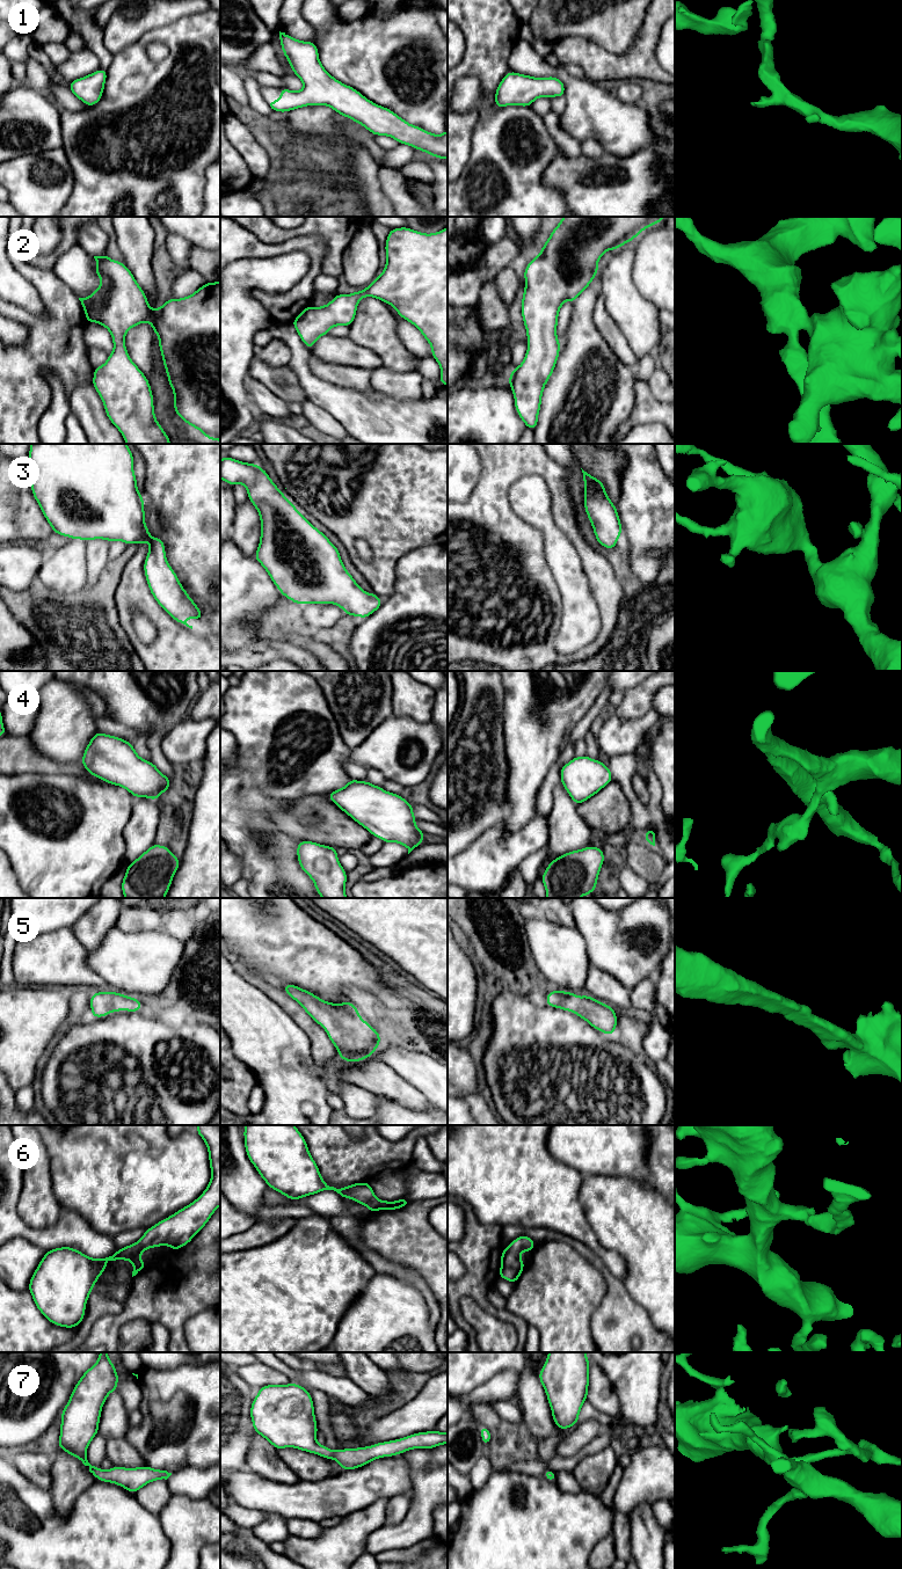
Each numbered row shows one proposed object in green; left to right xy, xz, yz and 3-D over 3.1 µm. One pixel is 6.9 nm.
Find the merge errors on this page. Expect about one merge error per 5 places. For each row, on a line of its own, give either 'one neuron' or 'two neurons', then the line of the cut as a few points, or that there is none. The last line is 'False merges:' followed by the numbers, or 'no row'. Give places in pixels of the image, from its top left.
1: one neuron; no cut
2: one neuron; no cut
3: one neuron; no cut
4: one neuron; no cut
5: one neuron; no cut
6: one neuron; no cut
7: one neuron; no cut
False merges: no row

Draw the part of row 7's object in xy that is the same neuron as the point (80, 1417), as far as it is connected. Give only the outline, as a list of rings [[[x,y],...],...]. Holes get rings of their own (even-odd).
[[[100,1352],[95,1365],[88,1369],[75,1385],[66,1407],[61,1410],[60,1437],[58,1447],[63,1448],[70,1455],[77,1457],[85,1466],[89,1467],[89,1472],[100,1481],[110,1482],[128,1489],[136,1494],[145,1484],[155,1480],[167,1480],[172,1473],[167,1471],[153,1469],[147,1466],[125,1468],[114,1466],[109,1471],[102,1471],[100,1467],[92,1466],[87,1458],[87,1447],[92,1439],[97,1435],[99,1422],[101,1417],[102,1406],[107,1396],[117,1391],[118,1374],[115,1365],[110,1362],[108,1352]]]

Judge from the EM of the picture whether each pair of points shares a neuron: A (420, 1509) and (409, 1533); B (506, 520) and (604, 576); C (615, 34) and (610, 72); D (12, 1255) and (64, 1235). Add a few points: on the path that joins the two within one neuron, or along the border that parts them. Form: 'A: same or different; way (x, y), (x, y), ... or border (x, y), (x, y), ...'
A: same; way (420, 1515), (419, 1523), (414, 1527)
B: same; way (511, 475), (542, 468), (558, 484), (570, 531)
C: different; border (635, 37), (623, 53), (611, 53), (588, 39)
D: different; border (12, 1238), (26, 1238), (46, 1250)

